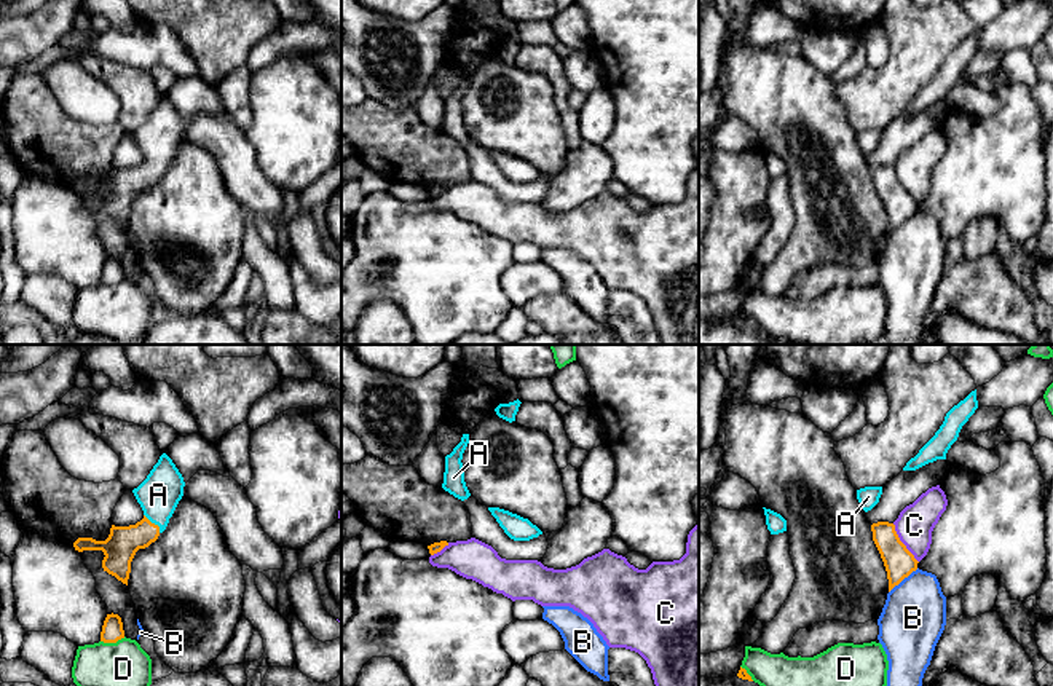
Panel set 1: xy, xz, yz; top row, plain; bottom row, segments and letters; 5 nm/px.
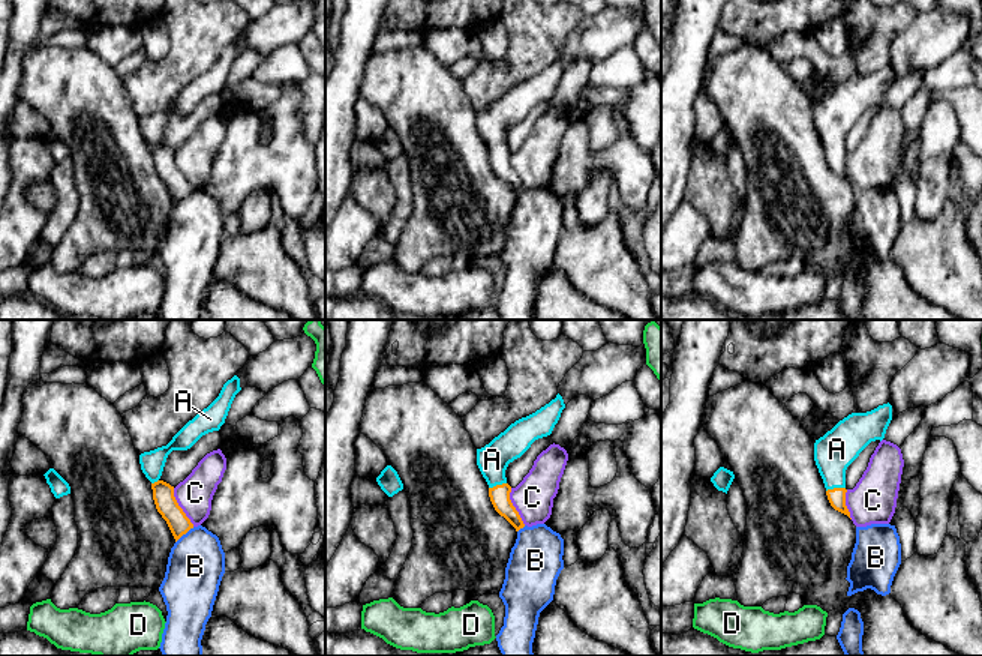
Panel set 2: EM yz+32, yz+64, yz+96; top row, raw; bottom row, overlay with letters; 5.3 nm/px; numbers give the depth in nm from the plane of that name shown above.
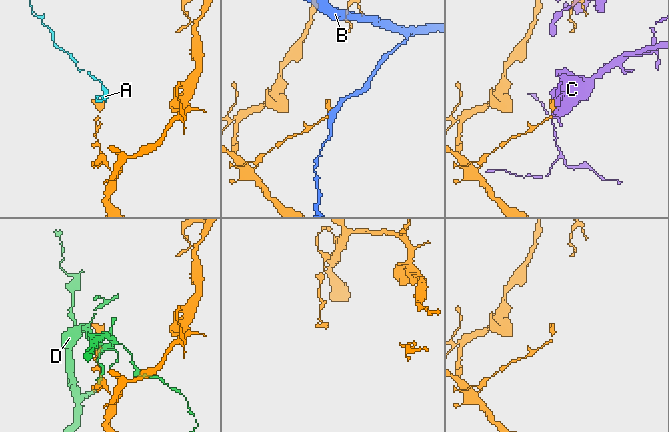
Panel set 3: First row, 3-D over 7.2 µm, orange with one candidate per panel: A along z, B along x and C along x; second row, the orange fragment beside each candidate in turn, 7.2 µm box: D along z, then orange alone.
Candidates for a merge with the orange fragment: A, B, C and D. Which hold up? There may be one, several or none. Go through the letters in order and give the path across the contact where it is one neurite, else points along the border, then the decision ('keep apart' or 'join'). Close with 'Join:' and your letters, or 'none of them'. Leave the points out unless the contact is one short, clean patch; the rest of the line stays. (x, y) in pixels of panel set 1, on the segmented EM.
A: border along xy (144, 514), (160, 532); keep apart
B: border along yz (918, 568), (889, 592); keep apart
C: keep apart
D: keep apart
Join: none of them

